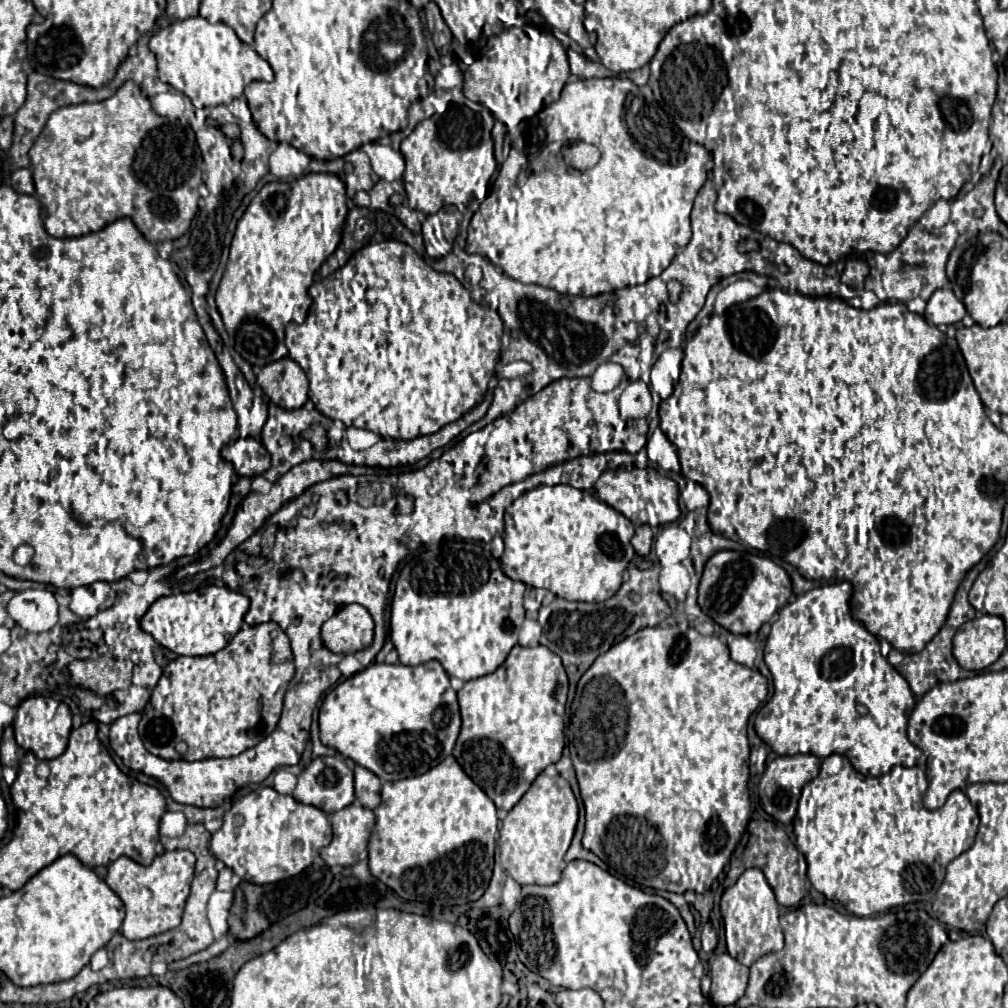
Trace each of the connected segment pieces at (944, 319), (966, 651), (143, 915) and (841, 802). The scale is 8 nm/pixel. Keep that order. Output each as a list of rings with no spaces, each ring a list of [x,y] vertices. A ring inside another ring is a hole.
[[[939,288],[933,292],[933,296],[927,300],[927,308],[925,308],[925,320],[929,320],[929,324],[955,324],[965,316],[965,306],[961,304],[961,300],[955,298],[951,288]]]
[[[989,614],[977,616],[977,618],[965,622],[957,632],[959,634],[955,634],[955,638],[953,638],[953,656],[957,658],[959,666],[965,670],[975,670],[975,672],[985,670],[1005,650],[1005,624],[999,616],[989,616]]]
[[[189,850],[163,852],[149,866],[137,864],[127,856],[121,856],[115,862],[111,862],[105,882],[123,900],[127,912],[121,926],[121,934],[129,940],[143,940],[177,928],[181,924],[181,914],[191,890],[193,868],[195,854]]]
[[[841,754],[827,756],[819,776],[805,784],[799,812],[793,820],[795,846],[805,856],[807,877],[813,888],[855,916],[873,916],[893,906],[933,900],[945,878],[947,864],[973,844],[979,816],[961,790],[951,792],[941,808],[927,810],[922,798],[928,784],[924,767],[897,766],[889,774],[873,778],[861,776]]]

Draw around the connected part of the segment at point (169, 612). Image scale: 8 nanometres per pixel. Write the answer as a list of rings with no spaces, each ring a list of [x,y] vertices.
[[[207,586],[193,592],[181,592],[161,596],[151,604],[141,618],[141,628],[153,636],[153,640],[181,656],[209,656],[225,648],[229,640],[243,626],[243,616],[249,610],[249,598],[229,588]]]

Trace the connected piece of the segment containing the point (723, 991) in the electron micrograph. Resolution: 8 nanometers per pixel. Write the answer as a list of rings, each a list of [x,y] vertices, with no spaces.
[[[719,954],[711,964],[709,976],[713,980],[713,986],[711,986],[713,1004],[729,1006],[729,1004],[735,1004],[745,994],[749,968],[739,964],[729,954]]]

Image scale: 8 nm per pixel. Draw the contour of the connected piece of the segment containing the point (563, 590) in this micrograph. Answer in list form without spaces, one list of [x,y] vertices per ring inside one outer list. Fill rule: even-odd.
[[[567,484],[557,486],[537,486],[521,494],[505,510],[504,553],[501,568],[511,580],[519,580],[533,588],[547,588],[559,598],[581,600],[581,602],[601,602],[613,596],[621,582],[623,572],[635,556],[631,546],[633,524],[617,510],[609,508],[595,496],[577,490]]]

